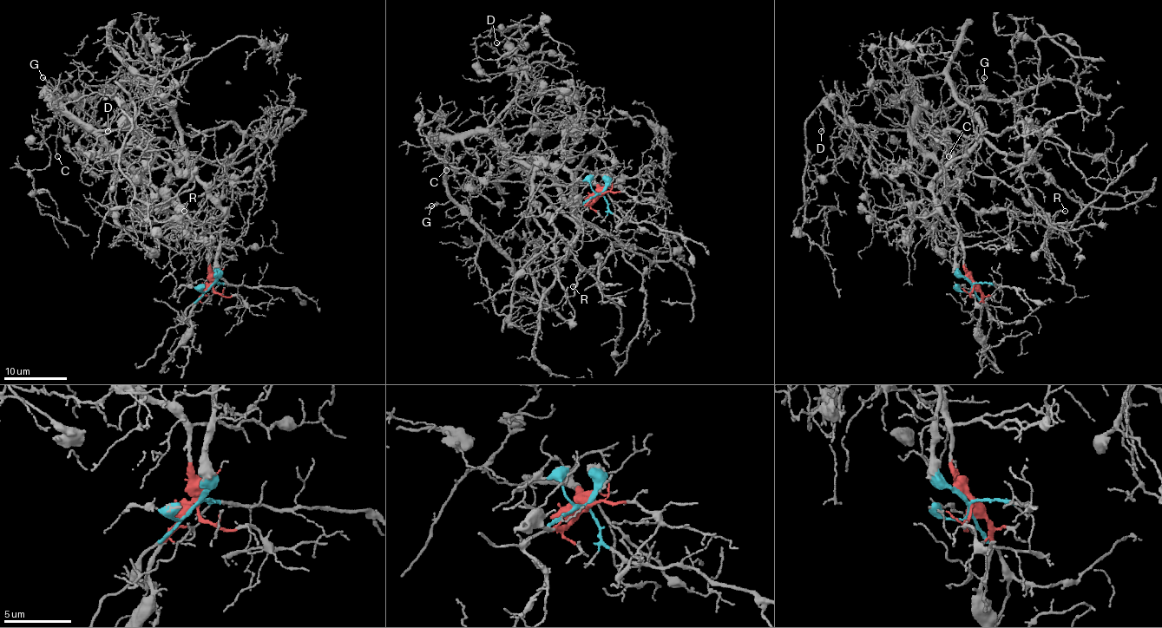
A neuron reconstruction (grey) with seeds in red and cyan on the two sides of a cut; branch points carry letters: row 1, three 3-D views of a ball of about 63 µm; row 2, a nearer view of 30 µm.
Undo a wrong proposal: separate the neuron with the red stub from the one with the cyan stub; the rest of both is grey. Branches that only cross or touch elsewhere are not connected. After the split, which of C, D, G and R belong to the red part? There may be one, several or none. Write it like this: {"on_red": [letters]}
{"on_red": ["C", "D", "G", "R"]}

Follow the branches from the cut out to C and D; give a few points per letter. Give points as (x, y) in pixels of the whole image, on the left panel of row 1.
C: (210, 286), (208, 250), (185, 227), (181, 212), (135, 175), (96, 135), (62, 115), (58, 121), (56, 156)
D: (210, 286), (208, 250), (185, 227), (183, 212), (173, 204), (188, 175), (139, 135), (120, 104), (108, 131)

